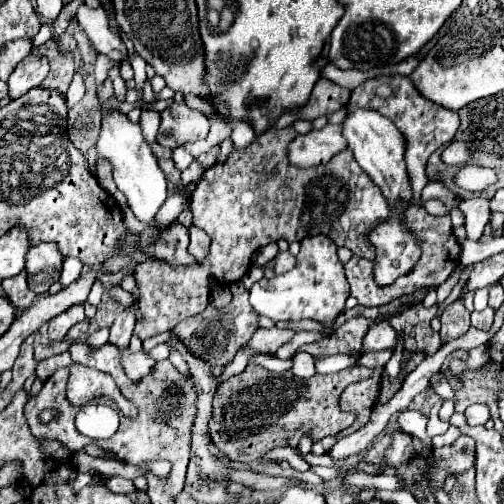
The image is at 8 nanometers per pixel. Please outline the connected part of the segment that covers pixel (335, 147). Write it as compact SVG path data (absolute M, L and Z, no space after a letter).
M326 125L320 131L312 131L294 139L290 143L288 157L298 167L314 167L320 163L328 163L328 159L344 149L348 149L348 143L342 137L342 127Z

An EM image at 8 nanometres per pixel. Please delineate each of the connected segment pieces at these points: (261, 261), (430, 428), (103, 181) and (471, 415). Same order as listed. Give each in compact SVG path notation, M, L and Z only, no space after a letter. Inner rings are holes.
M270 243L266 247L261 248L255 255L255 264L258 266L263 266L270 260L276 257L278 253L278 245L276 243Z
M442 401L433 405L430 410L429 421L426 431L430 437L434 437L443 434L447 431L450 424L448 422L441 421L438 417L439 409L441 408Z
M100 161L98 165L98 183L102 189L116 189L114 179L112 179L112 169L106 161Z
M470 405L464 415L468 425L484 425L490 419L490 411L486 405Z

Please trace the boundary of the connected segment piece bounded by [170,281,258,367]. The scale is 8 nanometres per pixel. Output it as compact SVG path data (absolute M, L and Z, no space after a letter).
M240 281L232 283L230 287L232 287L232 301L226 307L216 309L210 305L210 307L206 307L206 311L180 321L170 331L174 337L178 337L184 343L184 347L190 353L194 353L198 359L206 361L210 367L224 367L224 365L232 363L236 351L246 347L248 341L252 339L252 333L258 329L258 315L256 315L256 311L252 311L252 307L248 303L246 287Z

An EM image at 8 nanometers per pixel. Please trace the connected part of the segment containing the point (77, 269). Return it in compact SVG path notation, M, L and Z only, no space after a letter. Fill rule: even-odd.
M64 257L62 261L62 277L60 277L60 283L66 287L70 285L72 281L76 281L82 273L82 263L80 259L72 259L72 257Z

